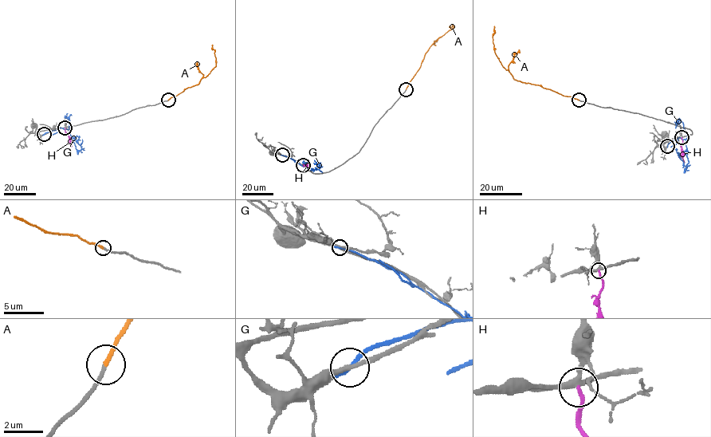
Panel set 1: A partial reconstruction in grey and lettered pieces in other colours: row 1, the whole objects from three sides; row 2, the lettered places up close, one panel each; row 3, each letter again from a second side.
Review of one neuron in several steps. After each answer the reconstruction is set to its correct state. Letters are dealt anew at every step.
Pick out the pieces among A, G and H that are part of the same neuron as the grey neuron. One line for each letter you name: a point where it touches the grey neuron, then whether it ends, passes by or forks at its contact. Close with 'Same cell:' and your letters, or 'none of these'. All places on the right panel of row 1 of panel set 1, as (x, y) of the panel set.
A: Touches grey at (579, 100). It ends there
Same cell: A

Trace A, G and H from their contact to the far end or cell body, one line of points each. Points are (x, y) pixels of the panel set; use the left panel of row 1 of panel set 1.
A: (168, 100), (187, 88), (198, 84), (215, 66), (212, 45)
G: (44, 134), (60, 127), (68, 128), (76, 148), (80, 150), (79, 137), (76, 136)
H: (64, 127), (71, 146)

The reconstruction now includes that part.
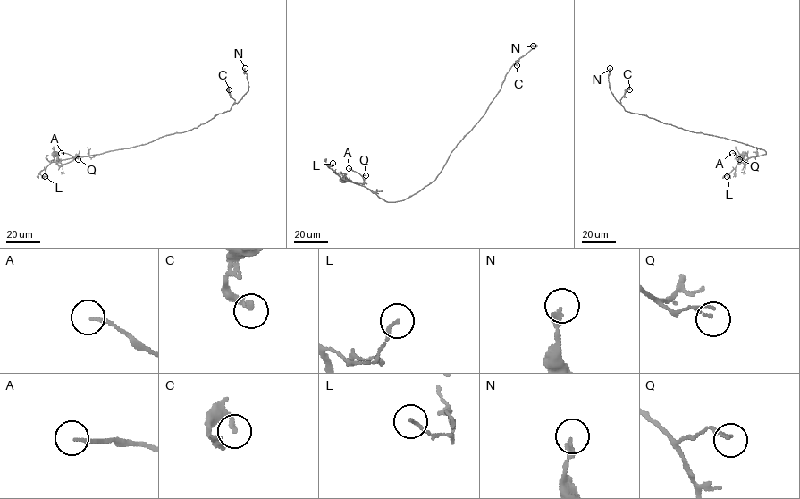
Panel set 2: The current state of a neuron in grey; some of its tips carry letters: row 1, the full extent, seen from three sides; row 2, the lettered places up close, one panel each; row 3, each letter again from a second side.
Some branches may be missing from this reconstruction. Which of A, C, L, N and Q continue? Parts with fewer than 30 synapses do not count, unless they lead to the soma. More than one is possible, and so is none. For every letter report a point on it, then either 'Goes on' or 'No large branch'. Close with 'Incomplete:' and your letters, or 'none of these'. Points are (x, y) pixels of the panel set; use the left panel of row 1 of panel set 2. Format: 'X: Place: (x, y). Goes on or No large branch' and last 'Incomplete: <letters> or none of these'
A: Place: (61, 153). No large branch
C: Place: (229, 89). No large branch
L: Place: (45, 176). No large branch
N: Place: (245, 68). No large branch
Q: Place: (78, 159). No large branch
Incomplete: none of these

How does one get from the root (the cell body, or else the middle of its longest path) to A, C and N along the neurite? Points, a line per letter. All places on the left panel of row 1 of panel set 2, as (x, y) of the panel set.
A: (54, 154), (62, 164), (76, 156), (61, 153)
C: (54, 154), (60, 160), (88, 156), (146, 144), (159, 137), (196, 128), (231, 109), (234, 100), (229, 89)
N: (54, 154), (60, 160), (88, 156), (196, 128), (229, 111), (248, 91), (245, 68)

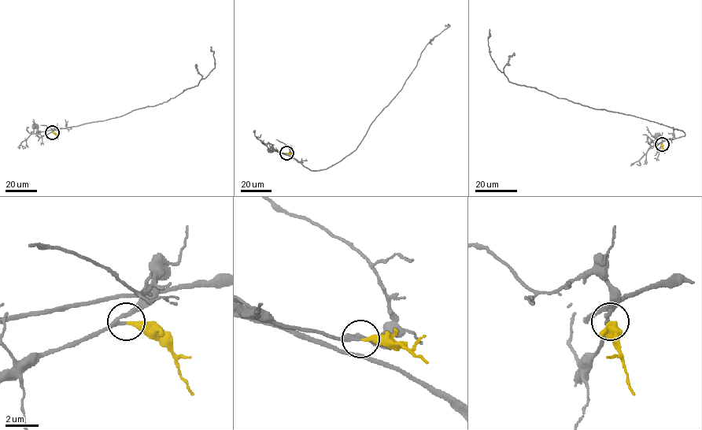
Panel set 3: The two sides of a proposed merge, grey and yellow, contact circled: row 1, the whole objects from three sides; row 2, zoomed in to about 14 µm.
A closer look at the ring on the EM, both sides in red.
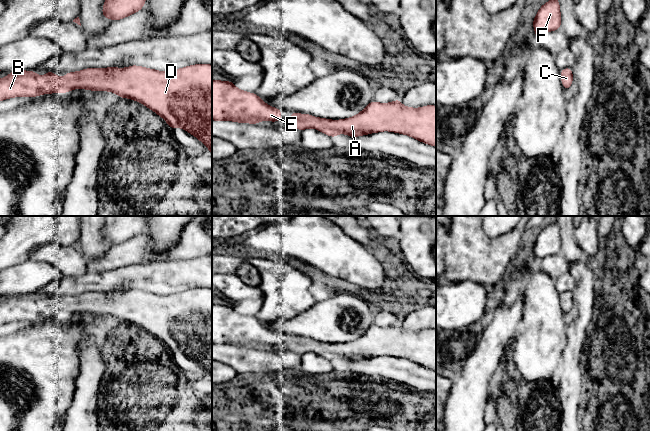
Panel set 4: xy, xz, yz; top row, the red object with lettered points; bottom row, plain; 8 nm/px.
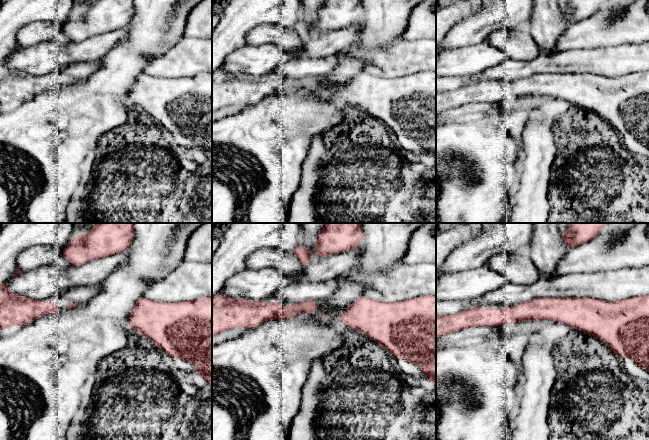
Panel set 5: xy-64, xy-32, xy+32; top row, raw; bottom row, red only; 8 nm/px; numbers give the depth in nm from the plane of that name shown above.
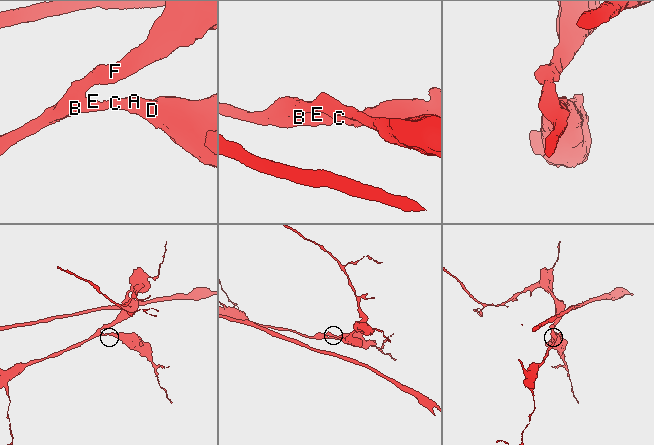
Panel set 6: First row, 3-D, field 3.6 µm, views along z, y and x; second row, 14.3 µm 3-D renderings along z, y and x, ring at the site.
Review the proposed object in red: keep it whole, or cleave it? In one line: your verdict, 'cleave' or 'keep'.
keep

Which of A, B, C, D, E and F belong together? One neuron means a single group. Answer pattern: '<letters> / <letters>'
A B C D E F

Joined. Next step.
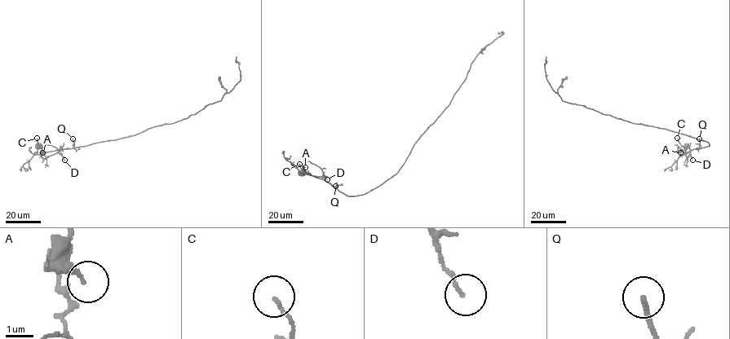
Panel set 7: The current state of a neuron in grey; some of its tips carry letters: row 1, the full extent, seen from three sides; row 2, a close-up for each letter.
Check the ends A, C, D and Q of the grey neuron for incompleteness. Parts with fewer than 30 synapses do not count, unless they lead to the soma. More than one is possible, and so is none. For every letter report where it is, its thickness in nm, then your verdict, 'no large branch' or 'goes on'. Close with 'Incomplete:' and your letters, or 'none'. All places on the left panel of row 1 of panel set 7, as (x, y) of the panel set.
A: place (42, 152); calibre 240 nm; no large branch
C: place (37, 138); calibre 100 nm; no large branch
D: place (64, 160); calibre 120 nm; no large branch
Q: place (72, 138); calibre 170 nm; no large branch
Incomplete: none

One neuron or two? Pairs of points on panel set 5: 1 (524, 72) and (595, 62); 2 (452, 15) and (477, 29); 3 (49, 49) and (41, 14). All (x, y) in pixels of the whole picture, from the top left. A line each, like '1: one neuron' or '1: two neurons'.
1: one neuron
2: two neurons
3: two neurons

